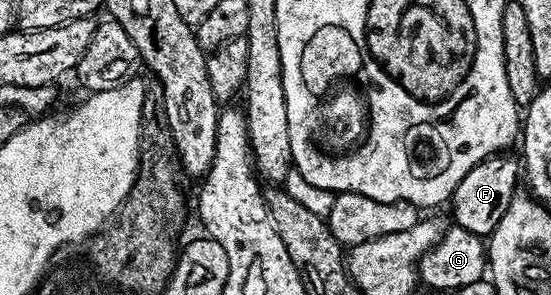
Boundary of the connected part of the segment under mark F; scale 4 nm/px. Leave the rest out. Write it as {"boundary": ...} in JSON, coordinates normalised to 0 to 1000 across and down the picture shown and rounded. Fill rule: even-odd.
{"boundary":[[[906,515],[889,525],[864,569],[828,624],[824,654],[815,675],[813,702],[824,722],[822,763],[838,776],[848,776],[869,800],[884,800],[918,739],[918,722],[926,712],[926,695],[933,685],[933,641],[944,631],[944,549],[938,532],[931,536],[931,519]]]}

